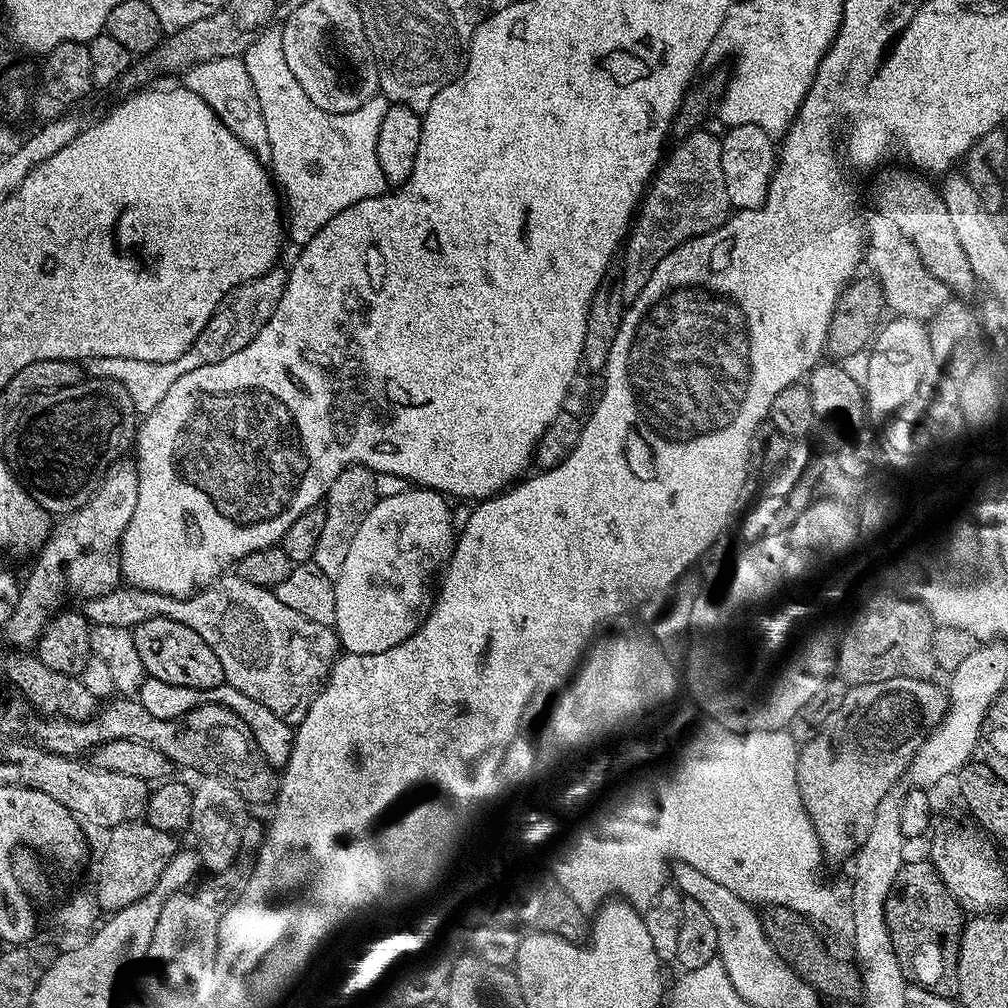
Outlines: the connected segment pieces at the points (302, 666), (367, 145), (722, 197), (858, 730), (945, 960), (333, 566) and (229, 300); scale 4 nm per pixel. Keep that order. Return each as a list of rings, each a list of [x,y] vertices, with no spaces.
[[[237,574],[219,576],[208,587],[193,592],[190,596],[167,596],[141,588],[117,586],[111,592],[85,599],[83,604],[83,614],[92,624],[134,629],[150,618],[170,618],[174,622],[182,622],[182,626],[190,626],[190,630],[194,630],[194,634],[199,634],[202,642],[206,642],[206,646],[214,650],[218,662],[222,662],[224,683],[246,694],[246,698],[262,702],[266,710],[278,714],[282,722],[293,726],[300,724],[302,718],[306,718],[306,710],[310,710],[316,693],[323,688],[324,681],[332,672],[336,657],[342,652],[335,627],[322,622],[310,622],[310,618],[298,614],[298,610],[290,610],[290,606],[278,602],[273,589],[244,581]]]
[[[279,27],[267,28],[248,47],[242,59],[246,74],[250,74],[250,82],[254,82],[258,106],[262,106],[262,118],[266,118],[266,134],[270,134],[272,155],[270,172],[286,205],[286,232],[296,246],[303,246],[318,234],[318,230],[322,230],[322,226],[326,226],[326,222],[330,222],[330,218],[334,218],[334,214],[342,214],[346,206],[354,206],[366,198],[383,196],[389,187],[382,166],[378,166],[378,126],[382,126],[390,102],[383,94],[377,94],[353,112],[327,112],[322,110],[322,106],[314,106],[306,90],[298,86],[298,78],[290,74],[290,66],[286,66]]]
[[[689,131],[681,139],[685,140],[673,152],[671,149],[667,153],[666,159],[659,165],[650,187],[642,197],[638,215],[622,248],[622,288],[629,297],[640,295],[654,266],[658,266],[664,253],[674,250],[695,236],[720,228],[728,220],[730,205],[726,194],[726,178],[722,178],[721,137],[711,136],[704,131]]]
[[[898,678],[849,687],[842,706],[830,722],[826,722],[818,738],[800,748],[798,790],[802,806],[824,848],[825,857],[844,860],[857,851],[858,837],[871,824],[872,816],[878,810],[878,802],[882,802],[882,798],[886,798],[903,781],[904,772],[926,739],[925,733],[920,733],[920,723],[925,720],[929,726],[935,726],[943,722],[944,715],[948,713],[948,693],[941,685],[939,688],[932,683],[931,679]]]
[[[931,859],[905,862],[886,898],[886,926],[890,930],[894,950],[900,953],[907,971],[920,976],[919,983],[923,987],[947,1000],[960,995],[958,954],[965,923],[964,909],[952,897],[950,890],[946,890]]]
[[[352,464],[330,486],[328,495],[323,501],[326,510],[326,523],[322,529],[322,534],[318,537],[318,546],[314,546],[314,554],[311,563],[322,570],[322,574],[330,577],[337,577],[346,563],[346,553],[350,551],[350,542],[354,542],[354,534],[358,534],[358,526],[362,526],[362,521],[366,514],[376,505],[376,473],[368,468],[363,468],[361,464]]]
[[[277,266],[250,282],[242,282],[236,288],[231,288],[222,302],[218,302],[214,314],[210,314],[210,322],[202,326],[202,334],[198,334],[194,347],[198,350],[201,361],[206,364],[222,362],[222,358],[238,354],[242,346],[250,346],[250,342],[258,338],[258,330],[270,322],[270,314],[278,310],[278,302],[282,302],[282,290],[286,290],[287,281],[287,271]]]

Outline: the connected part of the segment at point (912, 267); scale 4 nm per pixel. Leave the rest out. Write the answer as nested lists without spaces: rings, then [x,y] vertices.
[[[877,215],[876,220],[869,219],[866,224],[866,264],[871,275],[878,278],[878,282],[884,291],[884,302],[889,309],[893,308],[896,316],[909,316],[915,320],[929,321],[934,314],[938,314],[938,310],[942,310],[942,306],[946,306],[946,302],[950,299],[948,288],[938,280],[926,268],[926,262],[922,262],[922,258],[918,250],[914,248],[914,242],[910,242],[910,238],[906,238],[906,234],[902,234],[902,230],[898,230],[898,225],[891,218]]]

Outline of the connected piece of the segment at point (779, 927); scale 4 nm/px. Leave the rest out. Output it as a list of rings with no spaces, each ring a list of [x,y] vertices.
[[[777,904],[765,907],[760,912],[762,930],[766,930],[766,938],[774,946],[774,950],[784,961],[796,971],[801,981],[807,982],[825,997],[833,996],[836,1000],[844,1000],[848,995],[859,997],[862,992],[862,976],[851,963],[843,964],[828,953],[824,940],[819,936],[817,925],[804,917],[801,912],[790,910]]]

